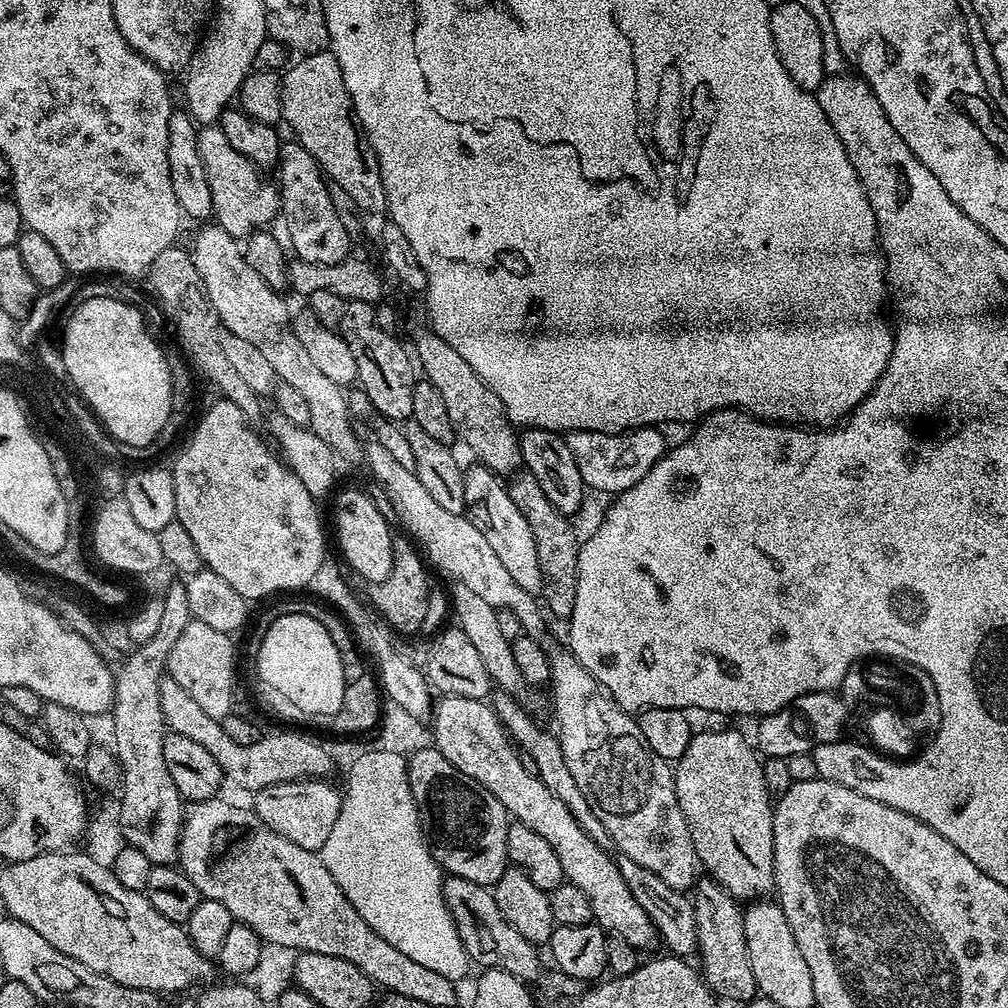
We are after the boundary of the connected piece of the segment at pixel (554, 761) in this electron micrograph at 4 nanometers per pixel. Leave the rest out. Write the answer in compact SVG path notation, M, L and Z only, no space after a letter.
M497 691L491 697L490 703L492 709L496 712L496 717L500 719L501 724L504 726L504 731L508 733L512 742L523 752L524 756L534 758L534 771L540 777L540 781L555 796L562 798L562 802L566 802L570 814L574 814L578 826L582 830L586 830L586 834L590 834L590 838L594 838L594 842L607 845L609 838L606 826L602 826L602 822L598 822L598 814L594 814L590 810L590 802L586 802L582 790L578 790L578 782L574 782L574 777L570 775L570 766L566 766L566 758L562 754L562 746L559 739L553 733L551 736L550 733L539 728L536 725L535 718L528 713L531 711L525 705L518 703L509 692Z

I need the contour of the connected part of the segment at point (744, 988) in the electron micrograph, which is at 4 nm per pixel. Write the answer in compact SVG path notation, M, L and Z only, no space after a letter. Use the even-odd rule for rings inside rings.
M702 876L697 879L697 882L694 886L692 892L692 912L695 914L695 928L696 928L696 943L697 943L697 953L698 957L700 956L700 960L702 962L702 966L700 965L701 975L704 977L704 980L707 982L710 989L712 989L713 993L720 997L721 999L732 999L738 1000L741 1002L747 1002L753 997L757 995L756 983L754 982L754 970L750 970L750 958L746 954L746 934L744 933L744 913L742 911L741 905L733 899L731 895L719 883L713 880L709 876Z

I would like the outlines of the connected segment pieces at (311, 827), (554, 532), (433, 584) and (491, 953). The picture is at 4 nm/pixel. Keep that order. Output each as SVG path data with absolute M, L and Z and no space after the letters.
M305 778L302 780L291 780L285 784L266 786L262 791L255 793L254 811L256 817L270 826L282 838L290 838L294 846L302 846L302 850L320 852L321 849L331 841L334 822L338 822L340 813L340 801L342 792L324 778Z
M524 470L513 475L507 481L506 487L510 498L514 498L518 510L522 510L526 522L530 522L530 530L534 530L534 542L538 546L538 566L542 570L542 582L544 583L543 607L547 611L549 608L556 616L571 617L574 610L574 598L578 594L578 570L576 567L580 557L581 537L576 537L577 529L574 527L573 521L569 517L563 516L552 505L550 498L546 498L542 486L538 486L538 482L532 477L531 472Z
M393 535L390 574L382 582L367 589L367 599L372 608L392 628L393 633L405 632L408 636L420 636L423 632L435 633L445 623L444 615L449 615L450 600L446 595L446 588L443 588L428 571L429 565L418 551L417 545L407 535Z
M448 876L444 881L444 901L458 930L458 938L462 938L462 946L473 965L480 964L481 969L506 970L525 982L535 981L541 975L537 945L522 938L522 934L518 934L518 930L506 922L502 910L498 910L495 895L485 885Z

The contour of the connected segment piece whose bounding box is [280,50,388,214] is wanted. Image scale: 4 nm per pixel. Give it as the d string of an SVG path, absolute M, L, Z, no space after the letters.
M325 50L309 52L297 60L300 61L296 65L293 63L283 73L280 81L283 123L288 123L289 130L296 135L293 137L302 147L310 150L325 177L342 186L363 213L383 213L388 203L380 167L374 150L368 143L362 143L362 136L354 119L352 99L346 90L346 82L342 82L338 58L334 58L331 50Z

